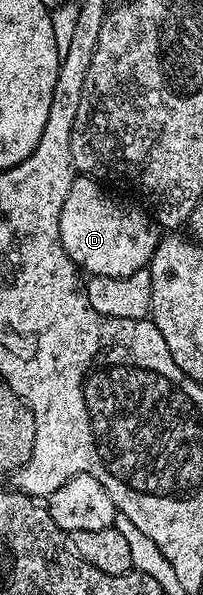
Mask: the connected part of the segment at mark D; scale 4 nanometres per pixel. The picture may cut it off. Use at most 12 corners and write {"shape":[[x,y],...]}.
{"shape":[[100,180],[71,182],[61,245],[88,276],[150,264],[161,228]]}

